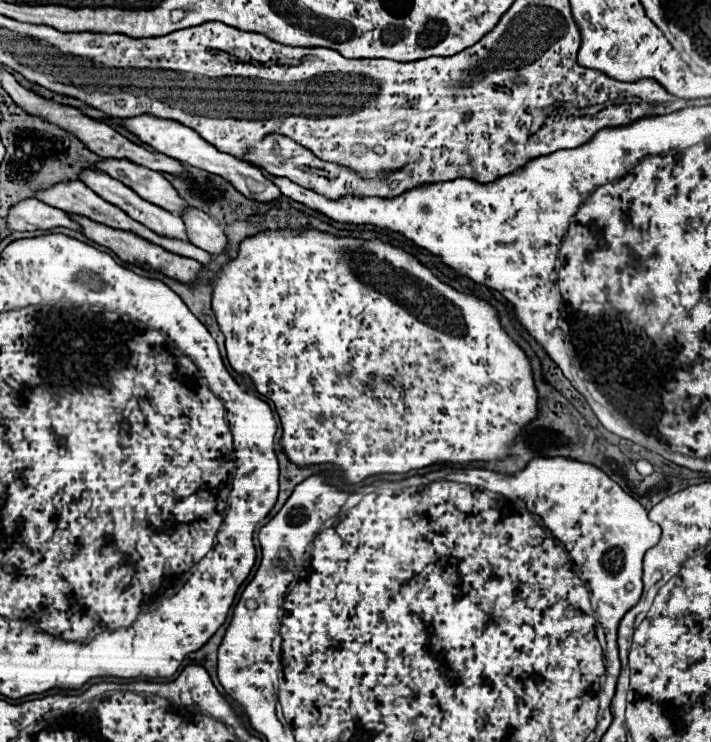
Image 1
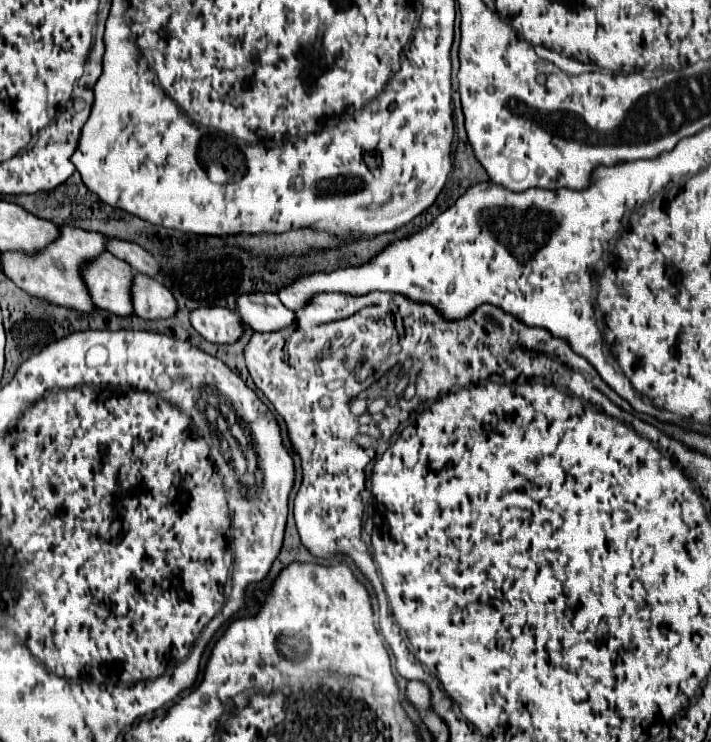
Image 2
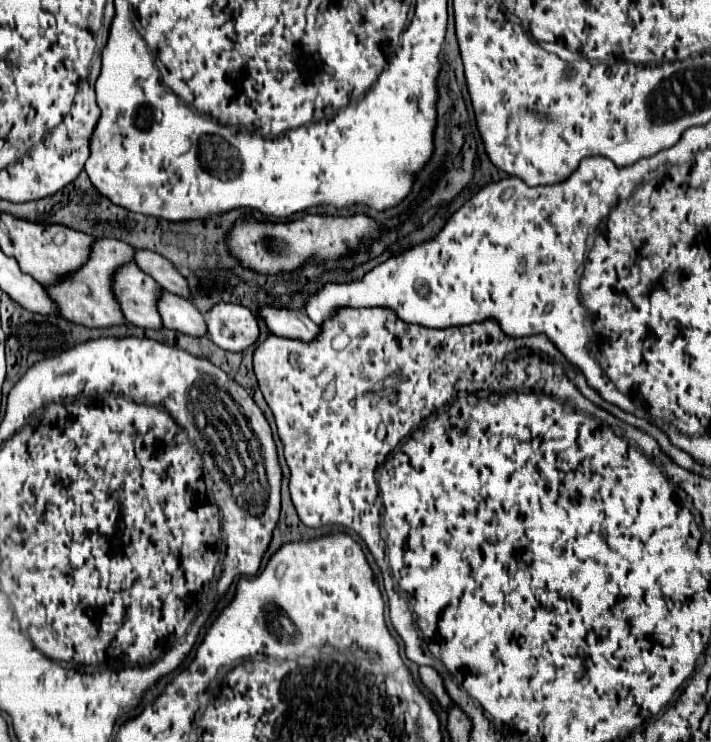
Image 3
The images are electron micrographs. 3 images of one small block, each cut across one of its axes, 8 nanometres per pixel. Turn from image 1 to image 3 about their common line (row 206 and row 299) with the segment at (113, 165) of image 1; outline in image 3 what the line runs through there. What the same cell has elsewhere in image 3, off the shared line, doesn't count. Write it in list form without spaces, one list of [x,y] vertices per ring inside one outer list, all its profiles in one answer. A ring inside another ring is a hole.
[[[164,292],[162,300],[158,302],[158,310],[168,330],[176,330],[196,338],[206,336],[206,320],[200,314],[200,310],[194,306],[194,302]]]

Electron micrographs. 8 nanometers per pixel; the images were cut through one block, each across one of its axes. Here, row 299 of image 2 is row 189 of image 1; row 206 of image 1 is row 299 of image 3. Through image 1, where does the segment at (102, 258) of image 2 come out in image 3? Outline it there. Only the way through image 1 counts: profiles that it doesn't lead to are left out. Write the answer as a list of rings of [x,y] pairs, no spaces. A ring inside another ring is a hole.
[[[134,262],[122,266],[114,276],[114,294],[120,300],[126,320],[138,328],[160,330],[162,318],[158,312],[158,300],[162,288],[152,276],[144,274]]]

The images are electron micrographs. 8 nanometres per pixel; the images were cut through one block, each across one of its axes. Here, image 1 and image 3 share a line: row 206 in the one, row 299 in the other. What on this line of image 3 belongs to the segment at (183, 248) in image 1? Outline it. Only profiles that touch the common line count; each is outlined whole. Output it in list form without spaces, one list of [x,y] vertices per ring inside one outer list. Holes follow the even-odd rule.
[[[98,238],[92,246],[90,260],[82,270],[72,274],[70,278],[64,278],[56,286],[48,286],[48,294],[58,302],[60,312],[66,320],[86,326],[86,328],[110,328],[110,326],[122,326],[126,324],[126,318],[120,310],[118,300],[114,298],[112,290],[112,278],[118,268],[134,260],[134,248],[126,242],[114,240],[114,238]]]

